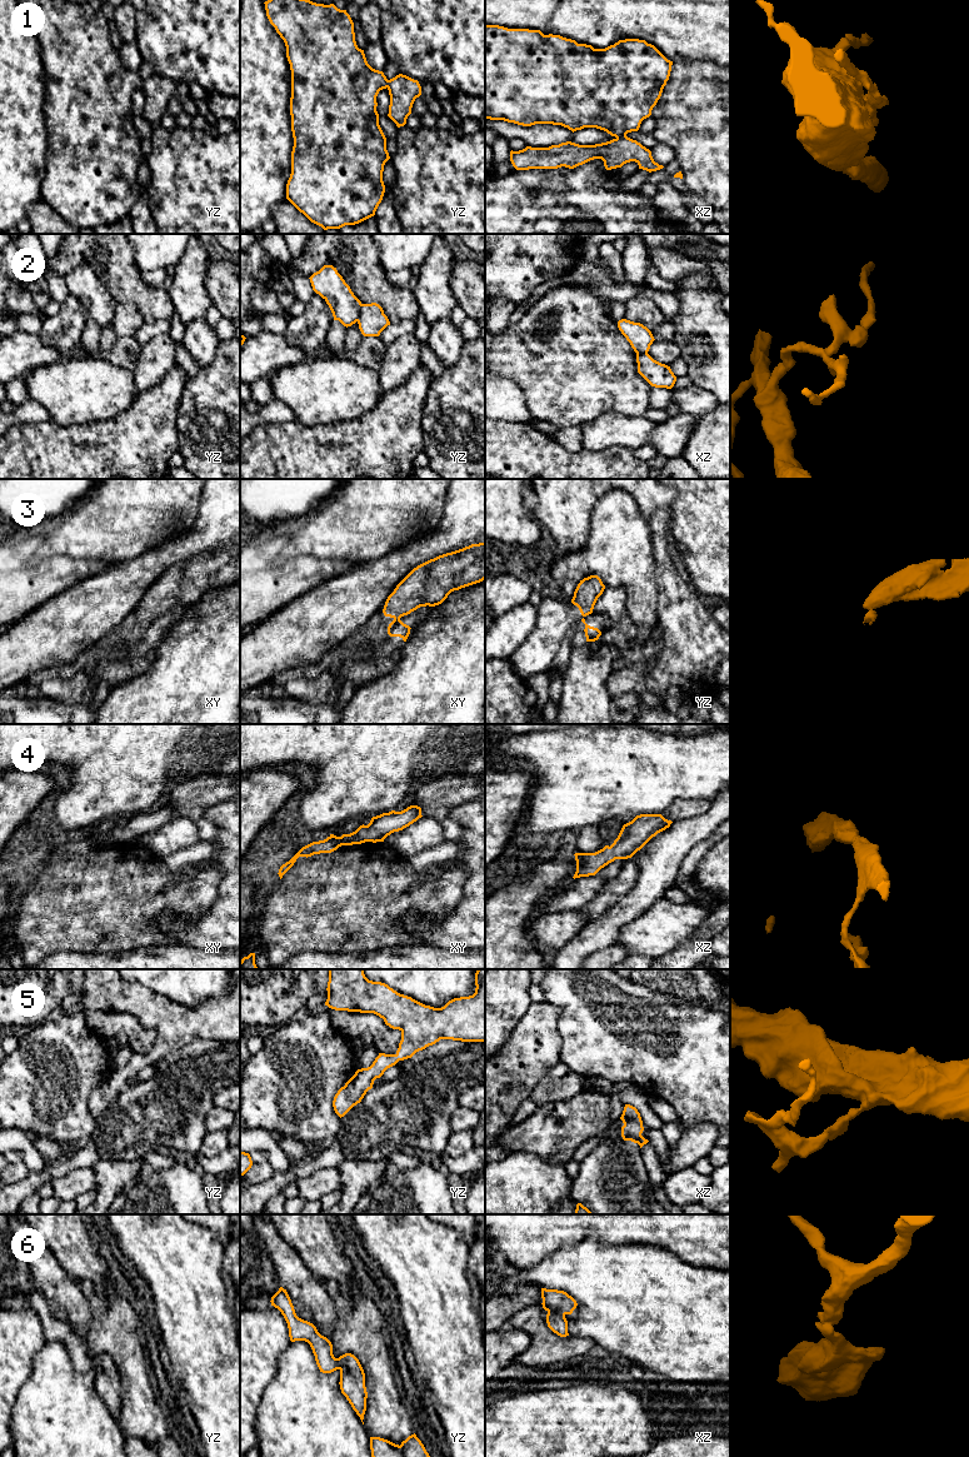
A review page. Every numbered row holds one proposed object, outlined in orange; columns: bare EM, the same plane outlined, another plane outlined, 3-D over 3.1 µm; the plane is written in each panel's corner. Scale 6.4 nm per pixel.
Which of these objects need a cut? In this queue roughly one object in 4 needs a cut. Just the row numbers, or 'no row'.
1, 2, 3

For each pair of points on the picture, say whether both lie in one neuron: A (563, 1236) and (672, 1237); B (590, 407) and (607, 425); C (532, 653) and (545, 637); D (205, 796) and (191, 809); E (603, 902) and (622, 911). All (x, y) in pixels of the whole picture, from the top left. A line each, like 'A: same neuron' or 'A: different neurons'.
A: same neuron
B: different neurons
C: same neuron
D: same neuron
E: different neurons

